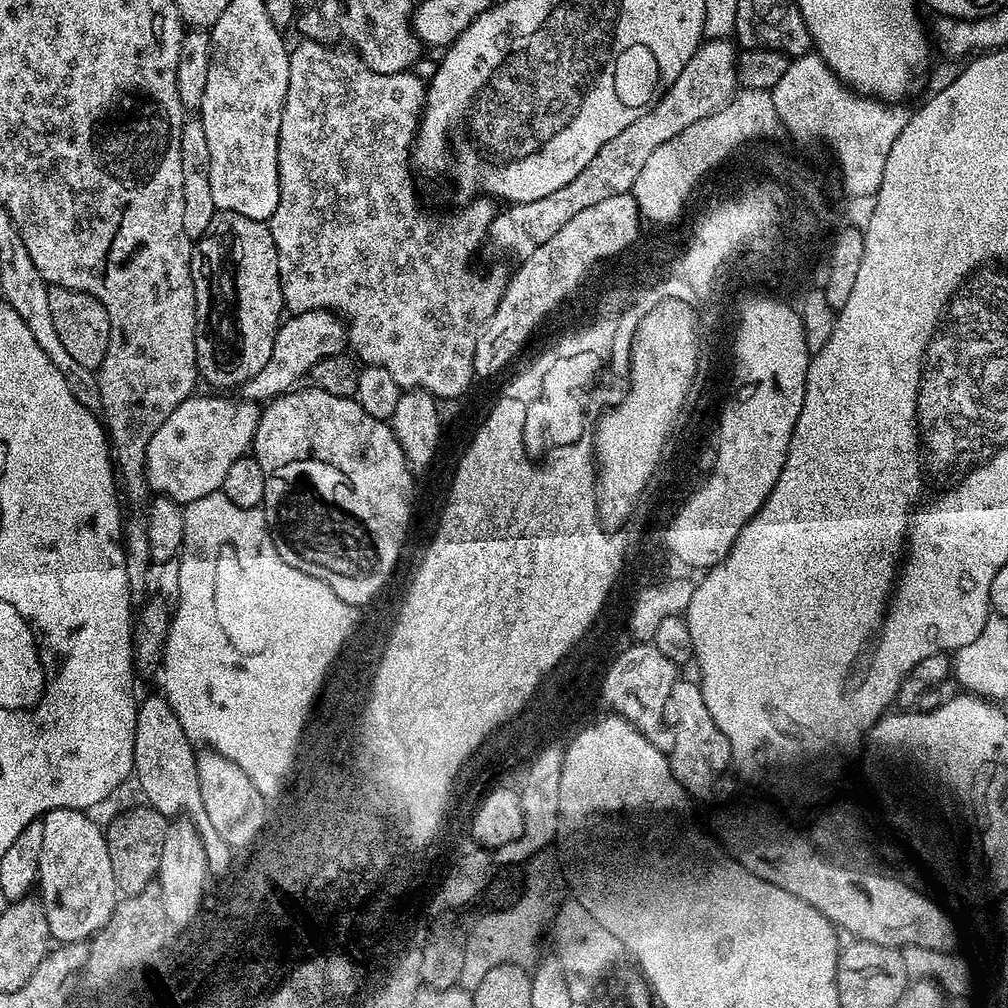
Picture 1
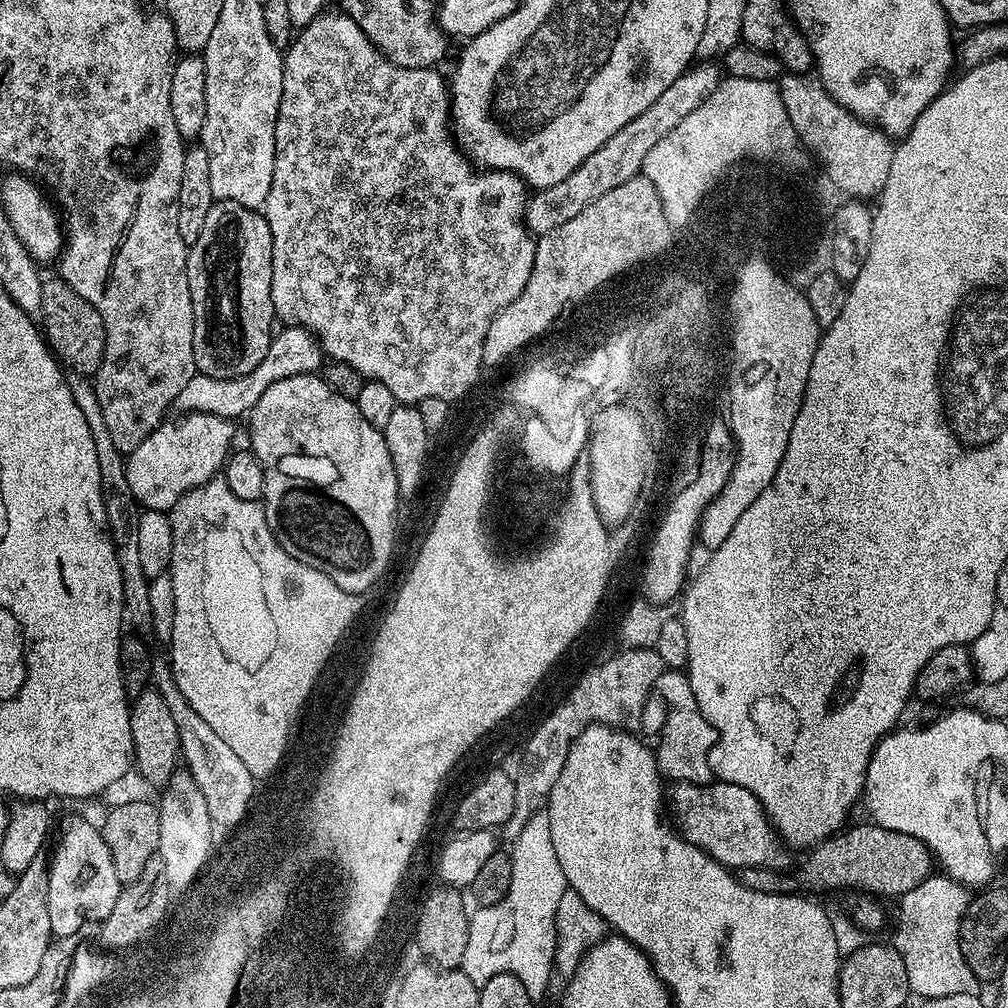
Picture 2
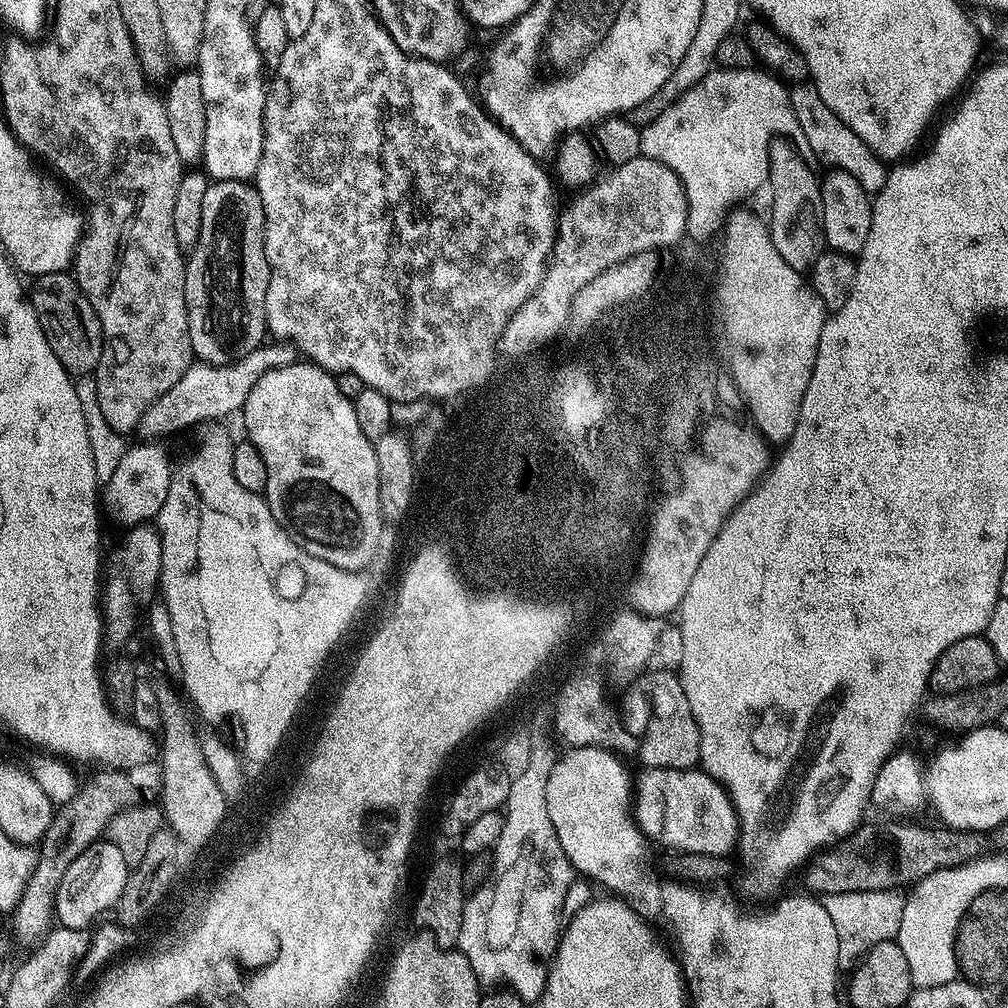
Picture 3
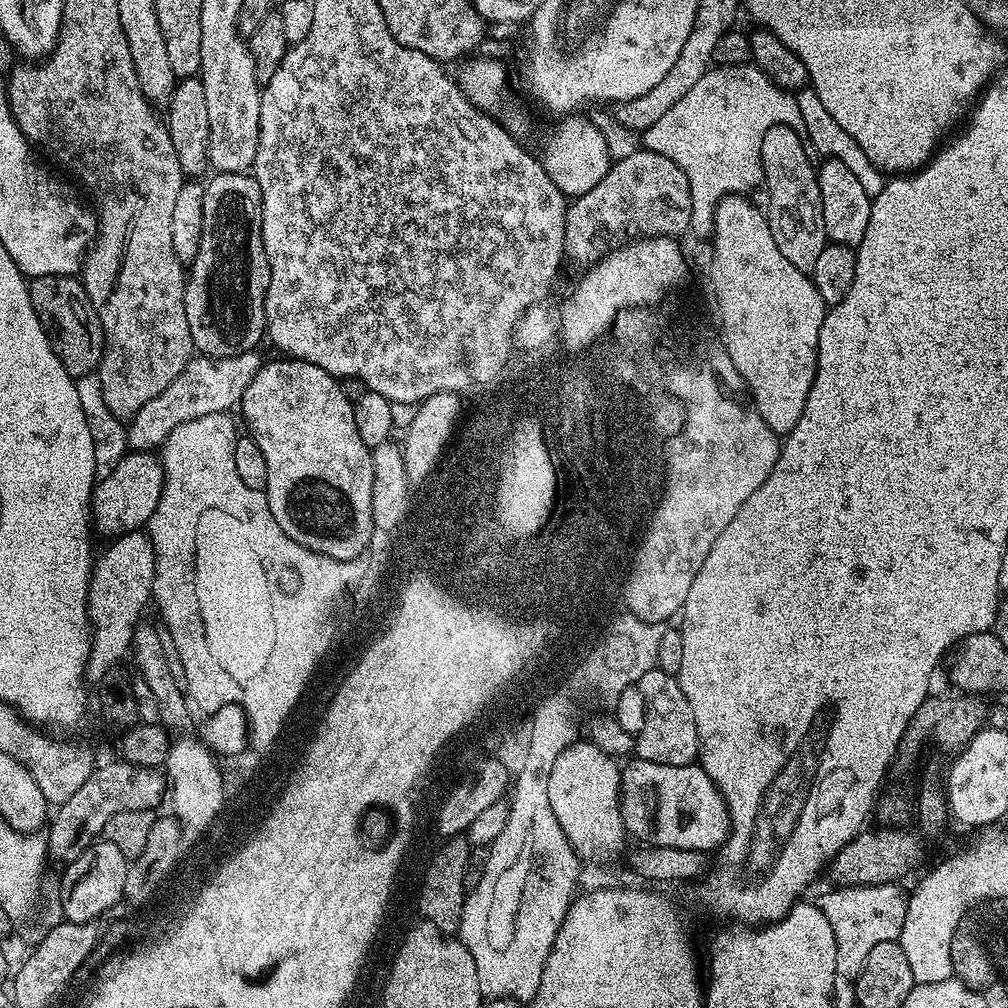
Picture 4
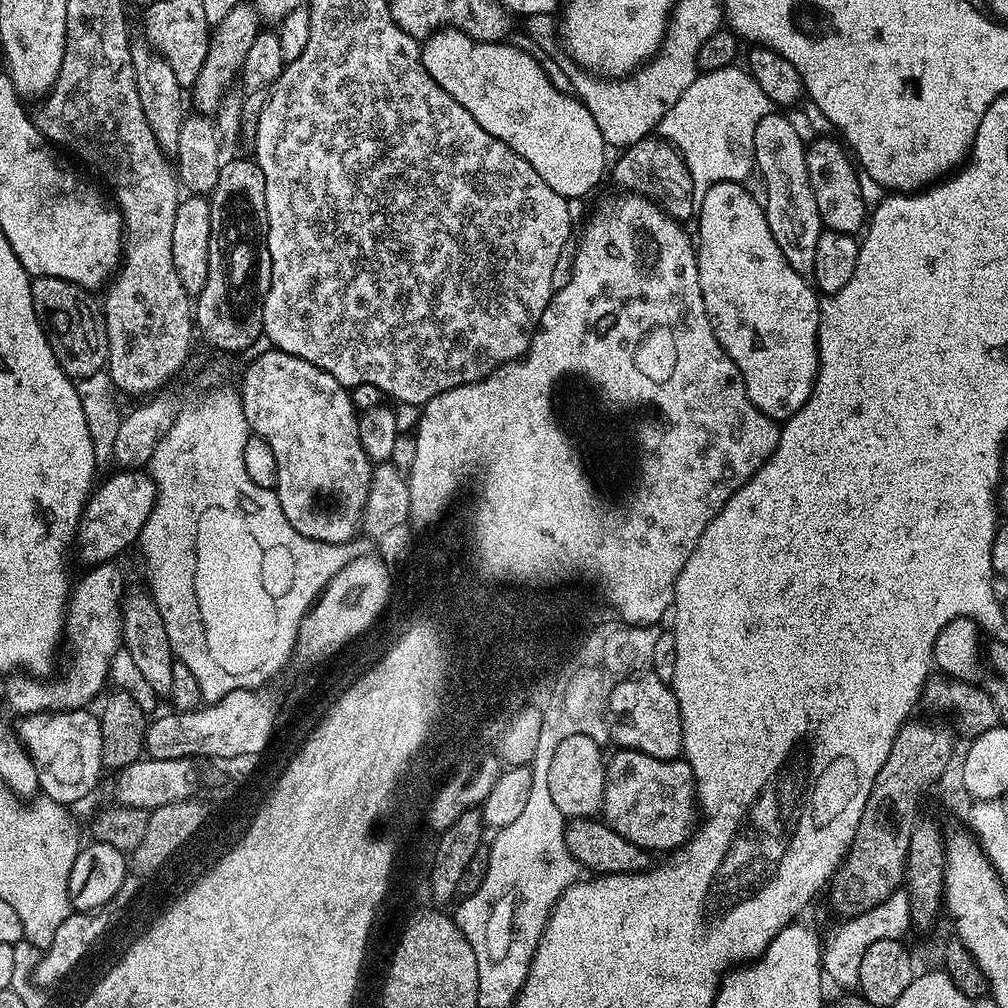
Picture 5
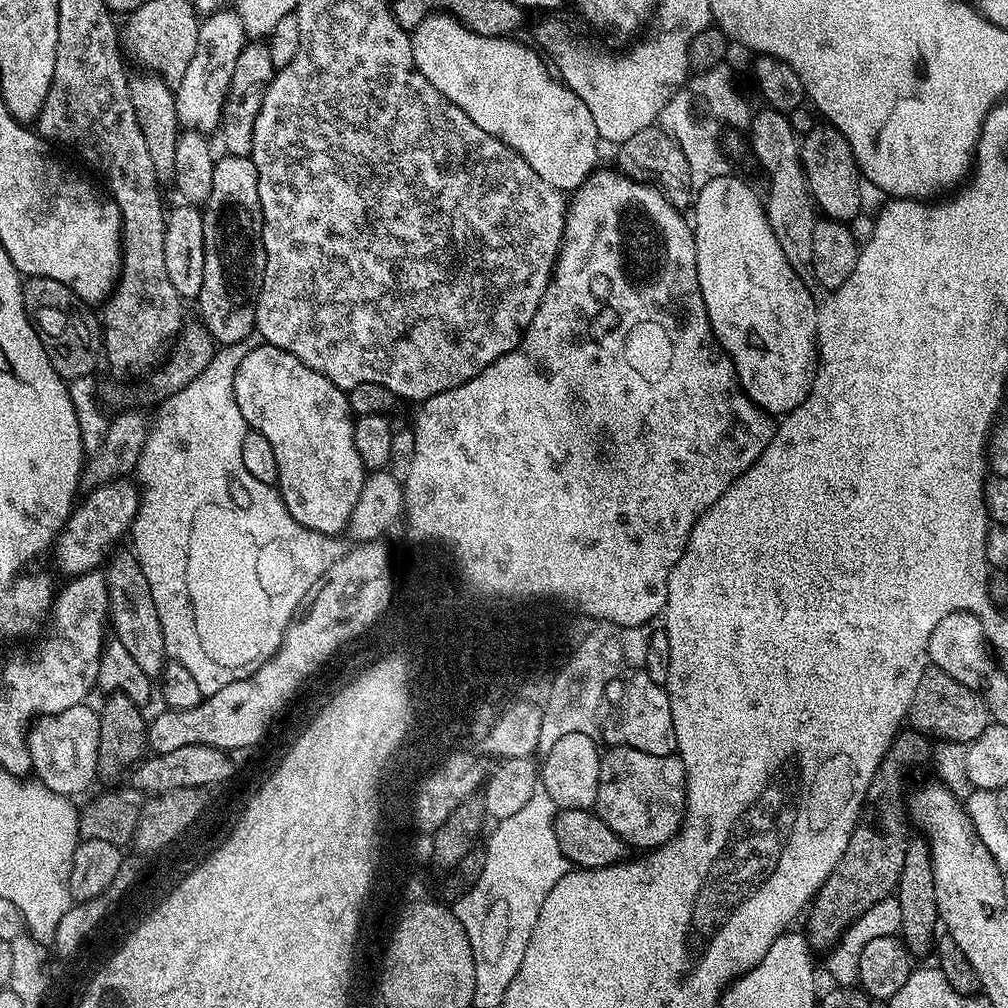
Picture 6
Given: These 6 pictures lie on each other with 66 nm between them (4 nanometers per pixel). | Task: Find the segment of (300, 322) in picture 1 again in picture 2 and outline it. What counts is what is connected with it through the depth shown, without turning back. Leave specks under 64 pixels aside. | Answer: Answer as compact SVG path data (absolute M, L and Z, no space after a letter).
M284 326L273 335L266 358L262 358L262 362L258 362L250 374L242 374L239 378L210 378L199 374L192 376L190 382L182 386L182 394L178 394L175 407L181 408L179 411L184 414L201 412L225 416L228 420L235 421L236 416L247 417L258 398L262 398L262 394L266 394L274 382L282 382L282 378L291 376L319 373L322 368L320 360L322 361L320 344L311 332L305 328Z

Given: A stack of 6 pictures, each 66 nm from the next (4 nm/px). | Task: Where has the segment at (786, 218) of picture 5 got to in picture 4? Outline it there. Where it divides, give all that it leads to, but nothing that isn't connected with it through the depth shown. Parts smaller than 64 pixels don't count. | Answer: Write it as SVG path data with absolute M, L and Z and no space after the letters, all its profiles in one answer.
M774 125L762 140L764 189L768 196L766 215L778 250L795 269L805 274L814 270L818 254L830 243L822 218L822 194L816 177L817 167L807 156L807 147L798 131L786 125Z

